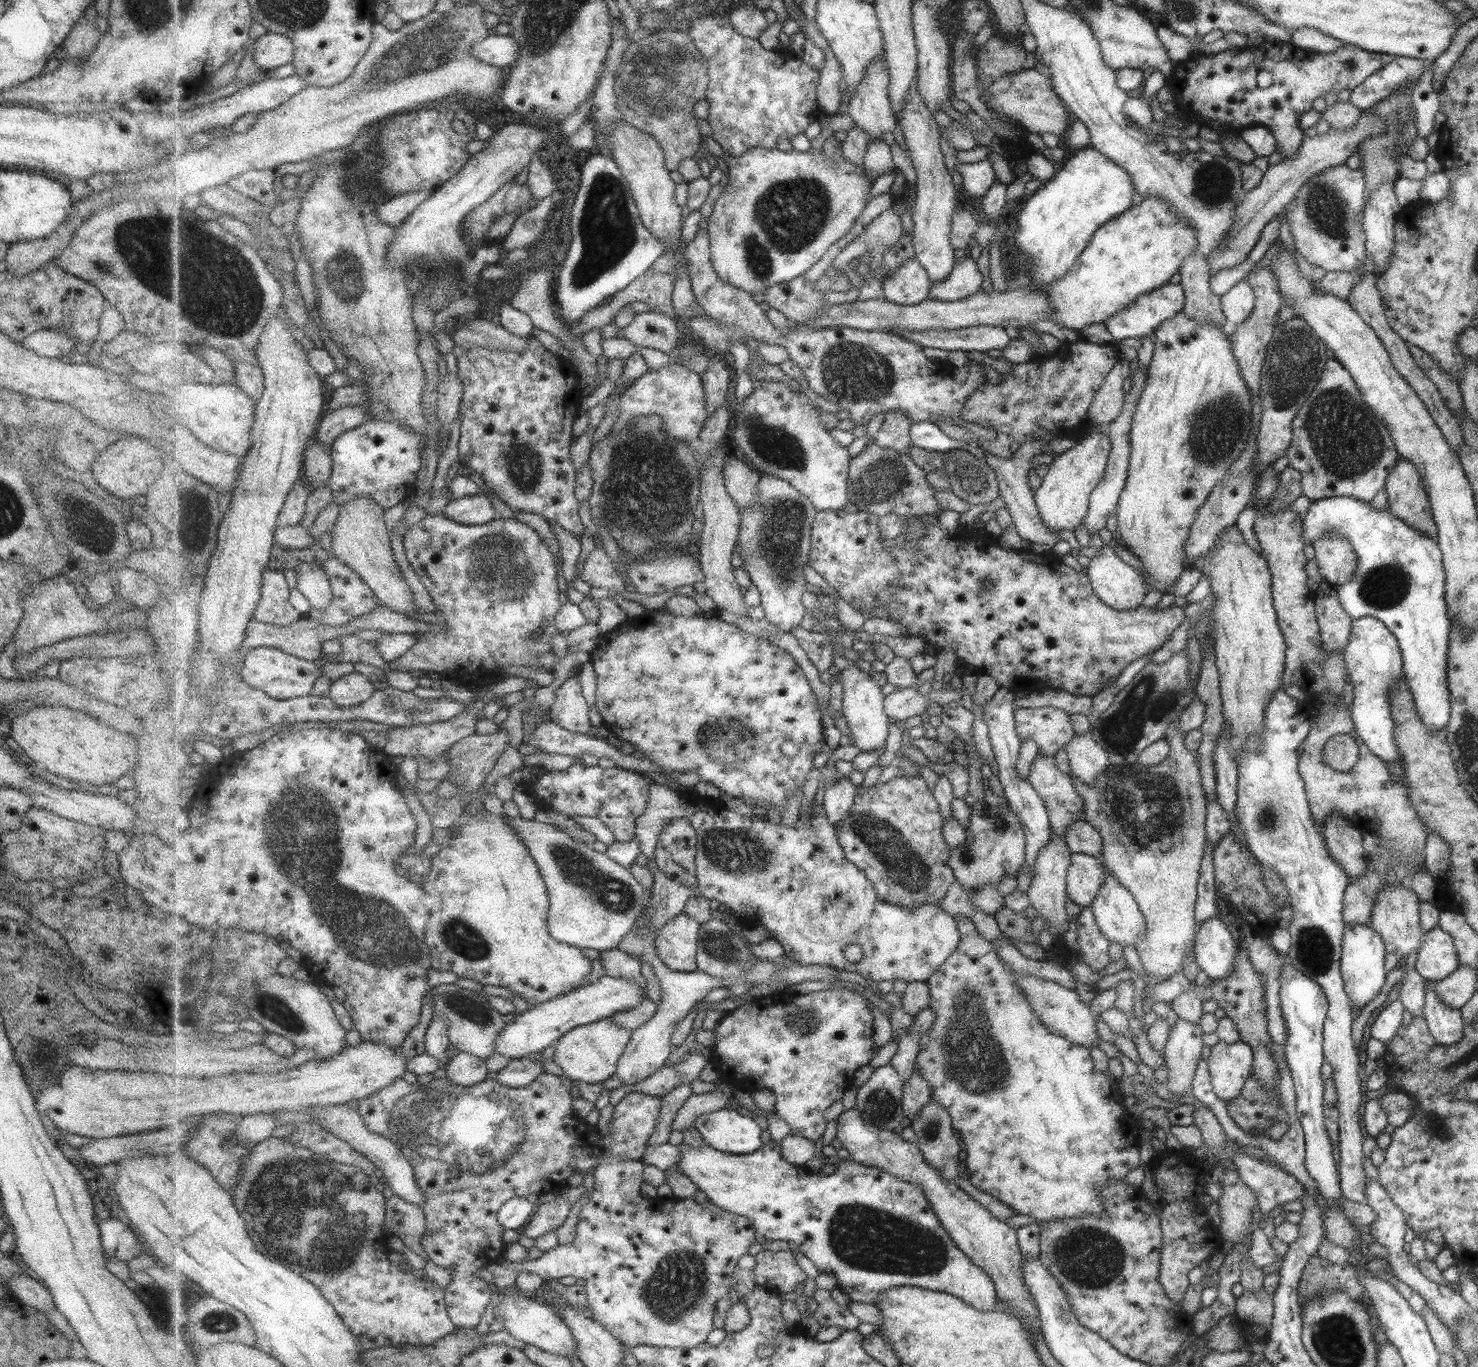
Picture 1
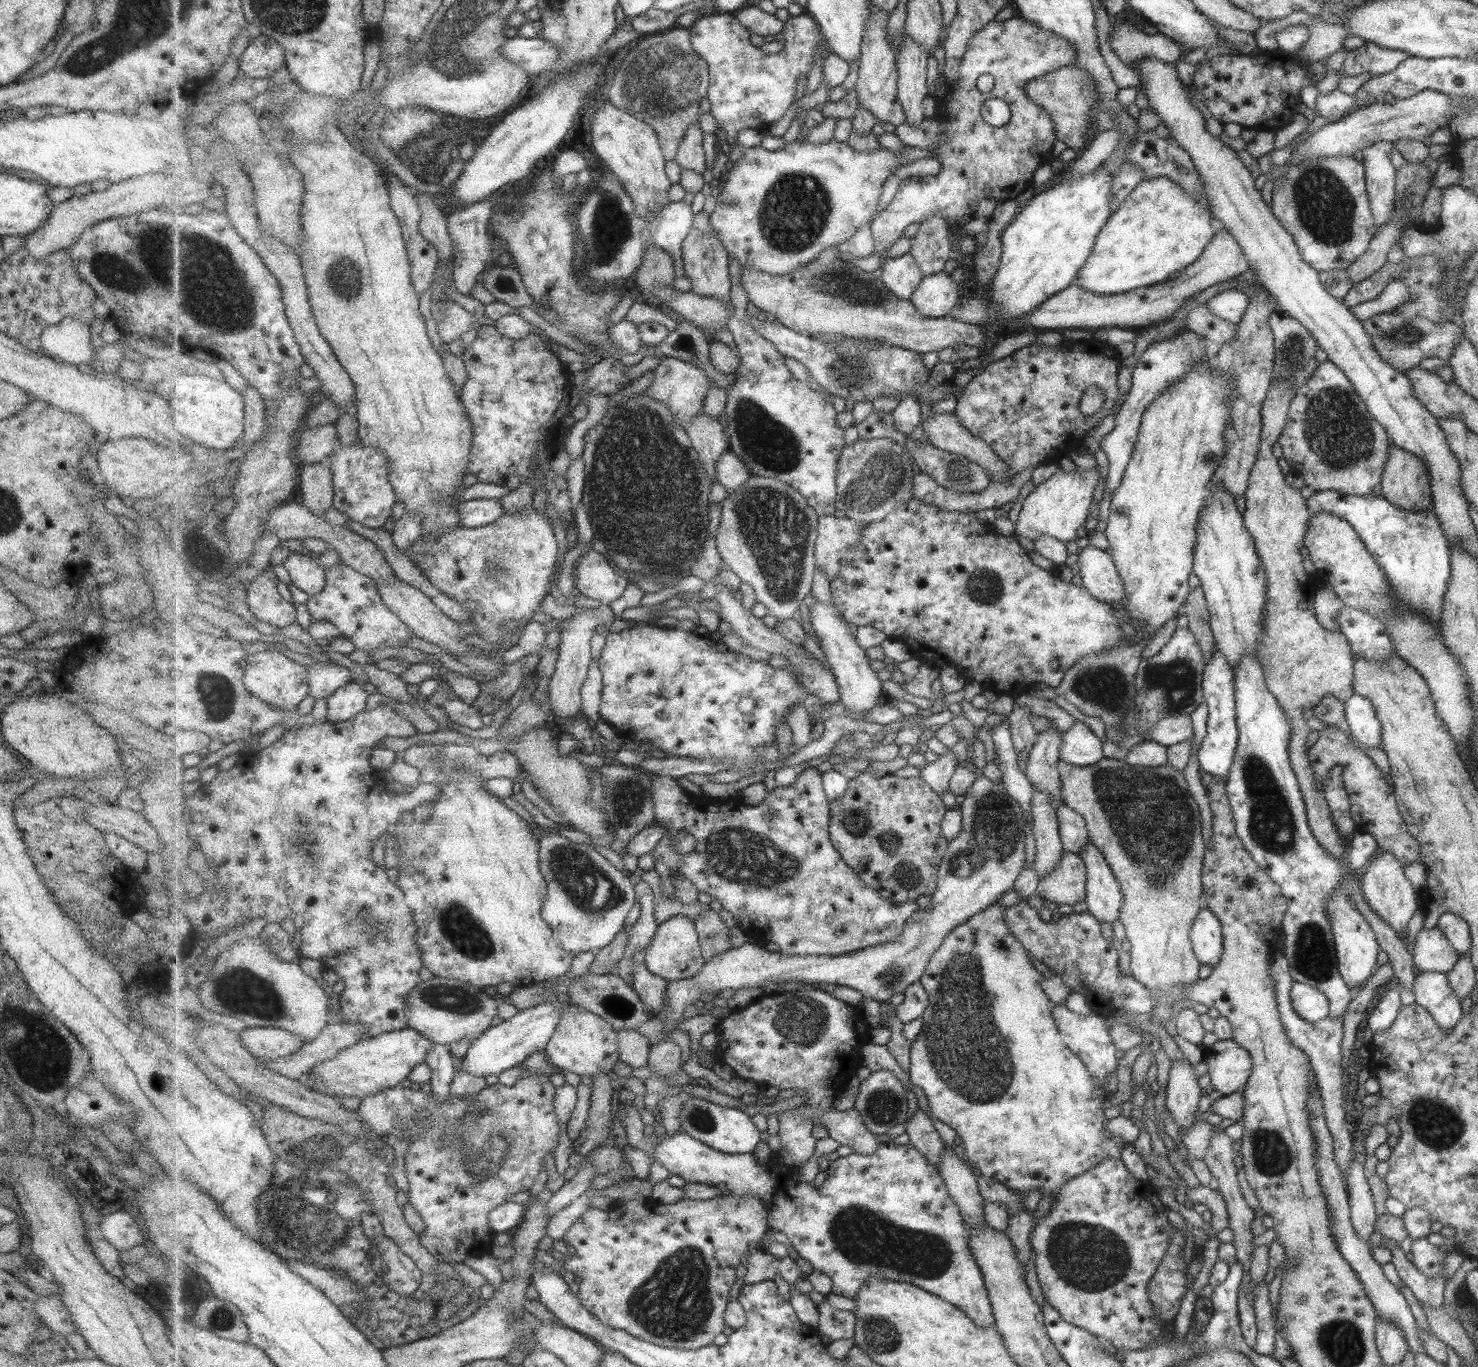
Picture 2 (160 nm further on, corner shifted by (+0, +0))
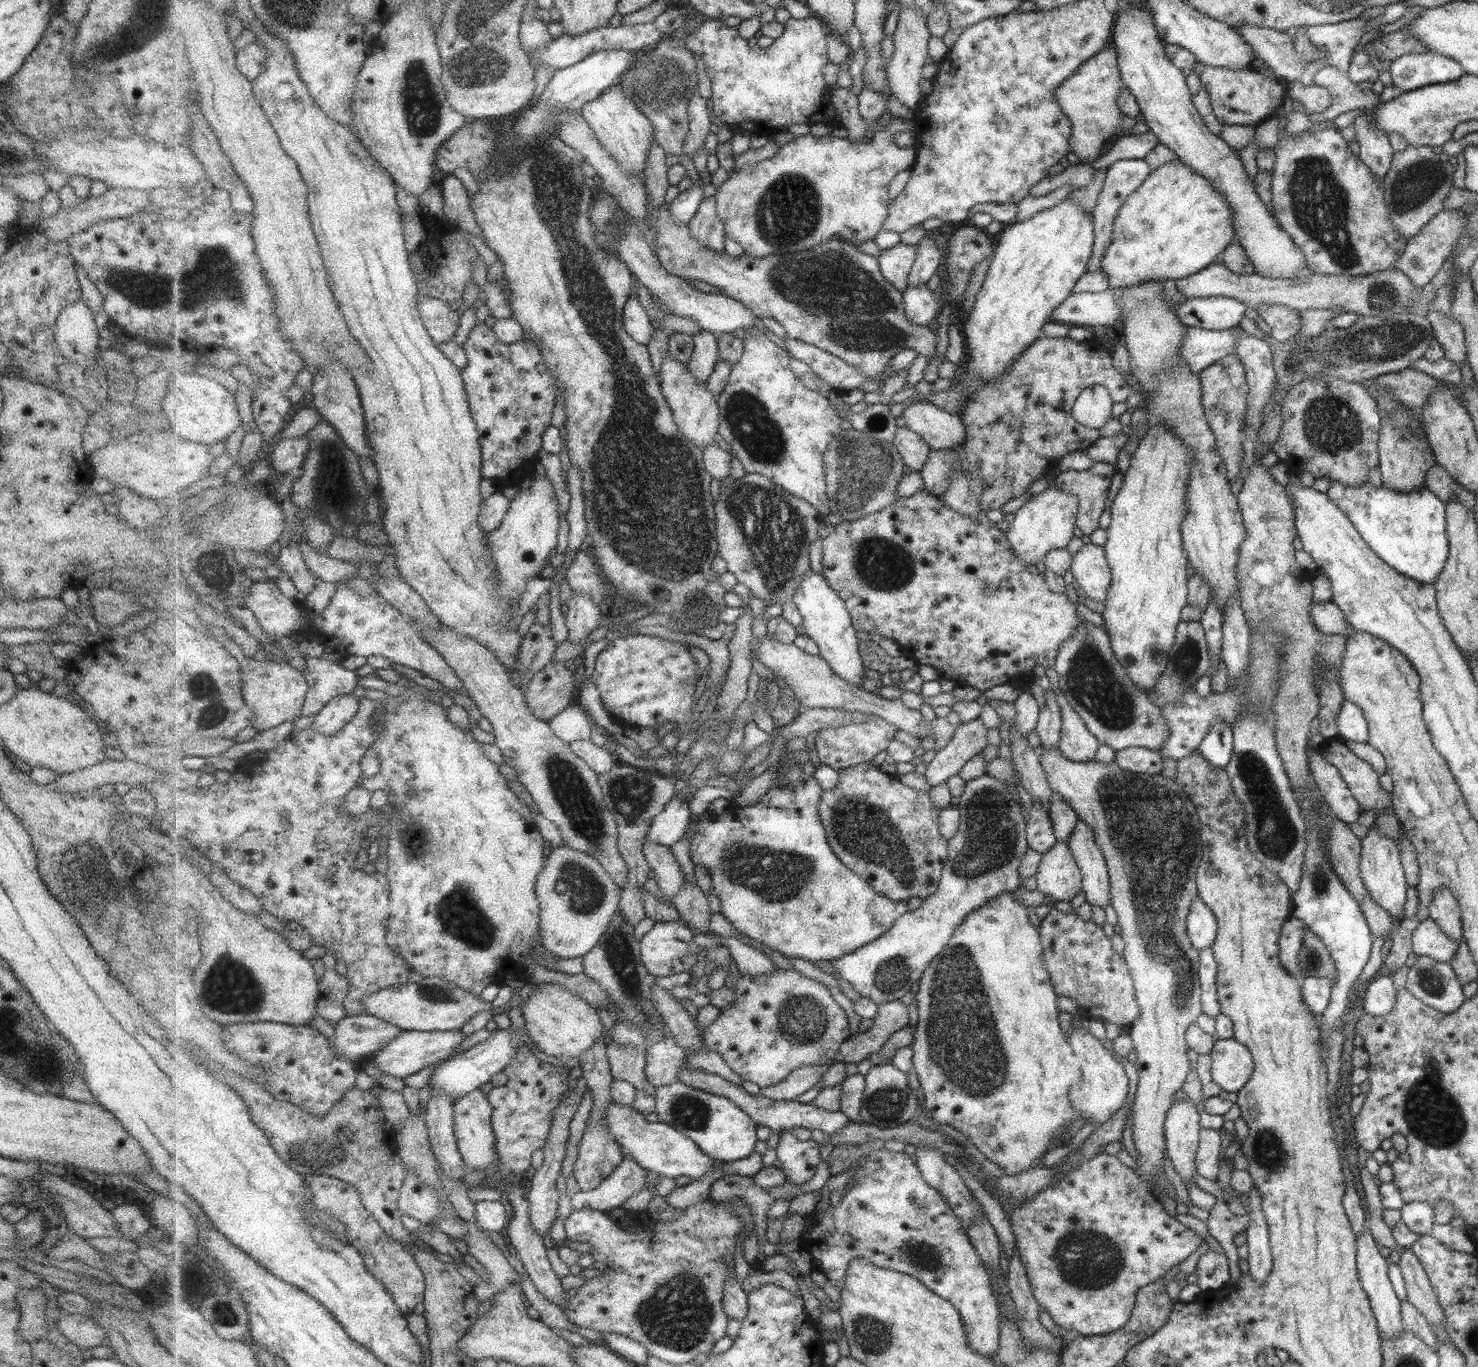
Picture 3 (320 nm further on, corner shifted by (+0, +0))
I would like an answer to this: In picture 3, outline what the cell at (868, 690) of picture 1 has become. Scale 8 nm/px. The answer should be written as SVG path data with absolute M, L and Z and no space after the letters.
M811 569L808 571L805 580L797 586L793 600L803 618L800 628L818 645L819 655L829 666L847 682L859 687L861 680L865 678L865 672L857 643L860 638L857 638L858 630L854 627L850 610L842 596L831 588L825 575L821 576L819 572Z

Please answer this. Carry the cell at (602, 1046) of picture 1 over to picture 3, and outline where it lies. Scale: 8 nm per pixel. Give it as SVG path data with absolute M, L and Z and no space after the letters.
M544 984L542 990L529 997L522 1006L526 1032L536 1046L546 1055L555 1056L565 1062L580 1056L599 1039L608 1037L608 1029L603 1026L597 1010L581 996L559 984Z

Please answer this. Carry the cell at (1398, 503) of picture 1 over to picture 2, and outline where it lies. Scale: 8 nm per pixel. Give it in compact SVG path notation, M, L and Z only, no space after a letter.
M1393 443L1379 486L1381 496L1399 510L1423 512L1433 506L1430 478L1423 461Z

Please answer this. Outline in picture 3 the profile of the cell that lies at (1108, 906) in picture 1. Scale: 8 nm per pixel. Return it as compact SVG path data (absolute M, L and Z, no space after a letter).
M1078 818L1065 843L1081 871L1085 902L1103 908L1110 902L1109 871L1105 856L1095 840L1092 826Z

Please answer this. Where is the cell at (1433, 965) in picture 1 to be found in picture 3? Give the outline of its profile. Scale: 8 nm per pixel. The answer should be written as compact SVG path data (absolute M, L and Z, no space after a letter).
M1426 919L1418 924L1411 936L1412 952L1437 962L1449 962L1457 950L1457 942L1447 938L1434 920Z

